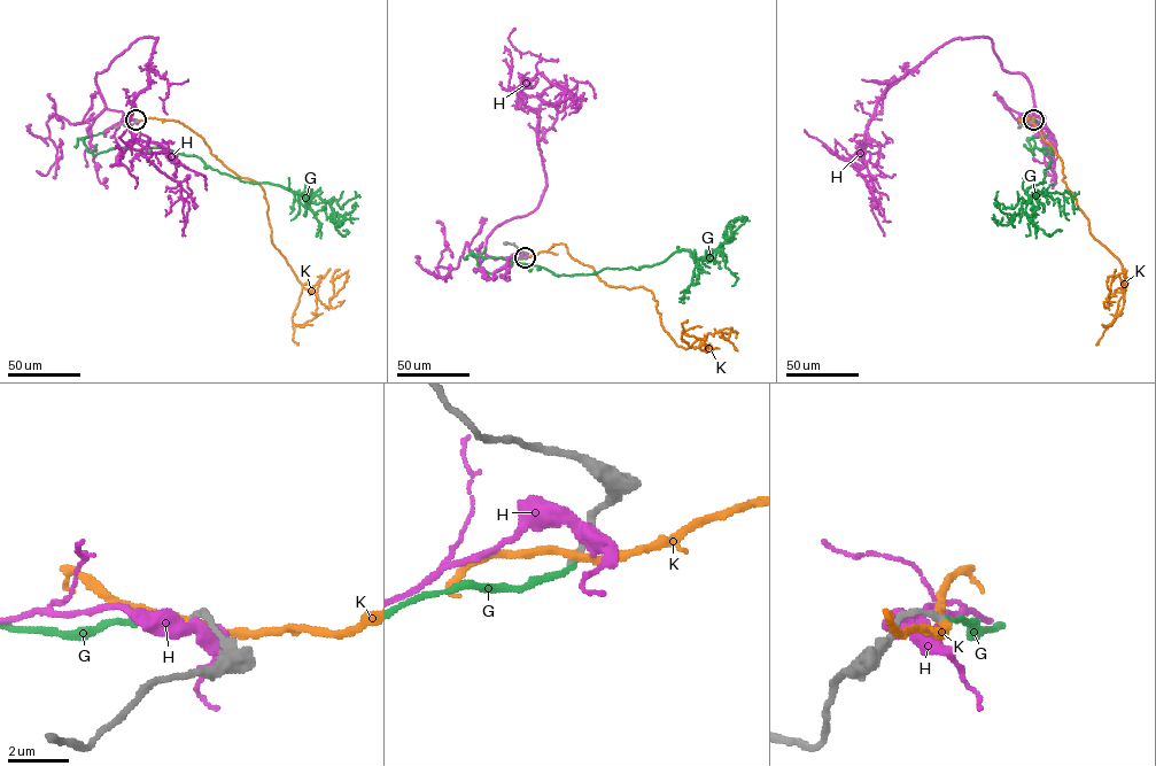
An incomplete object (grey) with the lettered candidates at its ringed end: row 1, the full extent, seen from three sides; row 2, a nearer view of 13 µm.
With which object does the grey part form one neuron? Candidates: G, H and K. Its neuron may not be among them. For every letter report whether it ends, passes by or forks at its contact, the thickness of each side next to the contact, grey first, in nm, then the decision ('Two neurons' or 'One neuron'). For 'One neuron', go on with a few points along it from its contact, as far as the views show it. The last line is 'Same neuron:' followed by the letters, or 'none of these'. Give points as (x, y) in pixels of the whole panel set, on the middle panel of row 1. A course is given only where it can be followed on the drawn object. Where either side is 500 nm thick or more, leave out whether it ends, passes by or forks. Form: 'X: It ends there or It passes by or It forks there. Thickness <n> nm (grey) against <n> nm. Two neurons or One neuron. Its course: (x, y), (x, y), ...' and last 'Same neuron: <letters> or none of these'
G: It ends there. Thickness 200 nm (grey) against 170 nm. One neuron. Its course: (525, 257), (490, 273), (472, 252), (572, 276), (718, 252), (731, 286)
H: It passes by. Thickness 280 nm (grey) against 460 nm. Two neurons
K: It passes by. Thickness 240 nm (grey) against 240 nm. Two neurons
Same neuron: G

